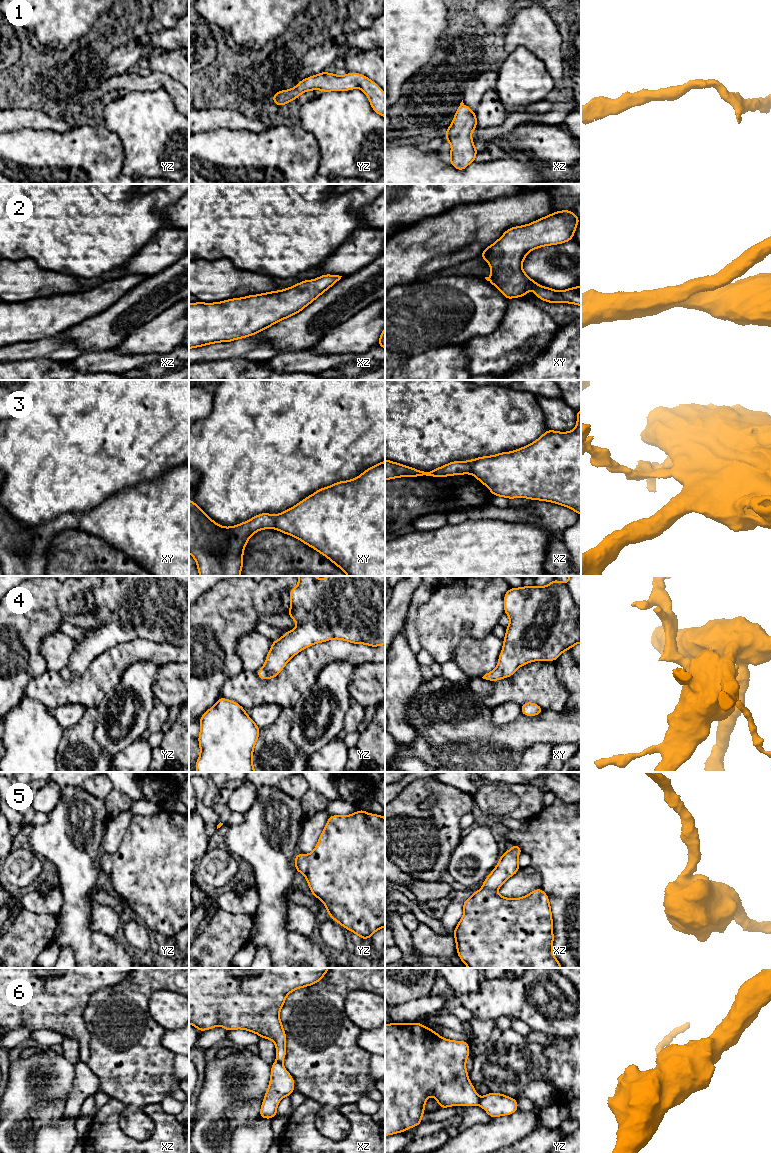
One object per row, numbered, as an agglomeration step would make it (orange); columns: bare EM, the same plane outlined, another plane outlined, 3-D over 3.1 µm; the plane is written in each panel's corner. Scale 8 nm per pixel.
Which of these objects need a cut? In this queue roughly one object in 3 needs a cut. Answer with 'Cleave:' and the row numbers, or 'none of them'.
Cleave: 3, 6

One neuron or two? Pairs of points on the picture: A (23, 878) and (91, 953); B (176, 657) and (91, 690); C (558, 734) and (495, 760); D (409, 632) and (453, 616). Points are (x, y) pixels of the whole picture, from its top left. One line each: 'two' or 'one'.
A: two
B: one
C: one
D: two

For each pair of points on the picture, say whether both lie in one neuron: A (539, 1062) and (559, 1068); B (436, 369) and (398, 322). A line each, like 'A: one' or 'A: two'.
A: two
B: two

